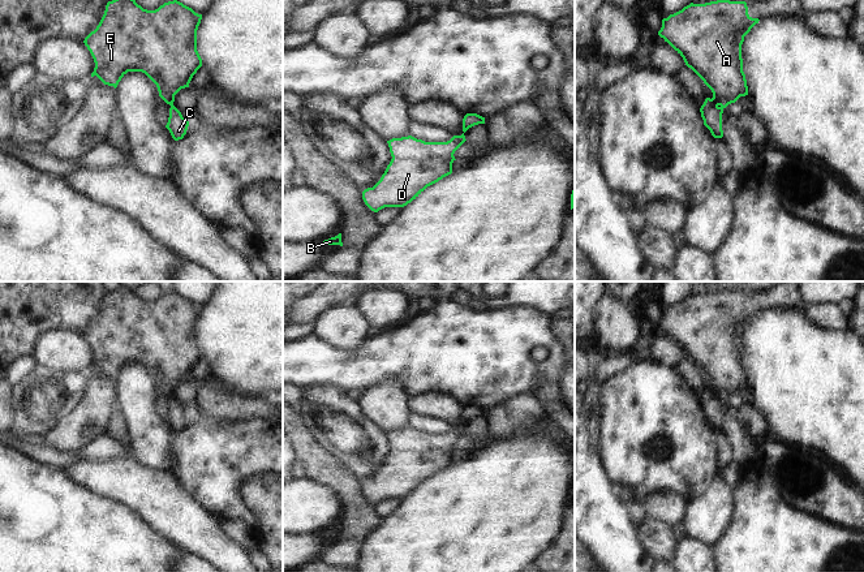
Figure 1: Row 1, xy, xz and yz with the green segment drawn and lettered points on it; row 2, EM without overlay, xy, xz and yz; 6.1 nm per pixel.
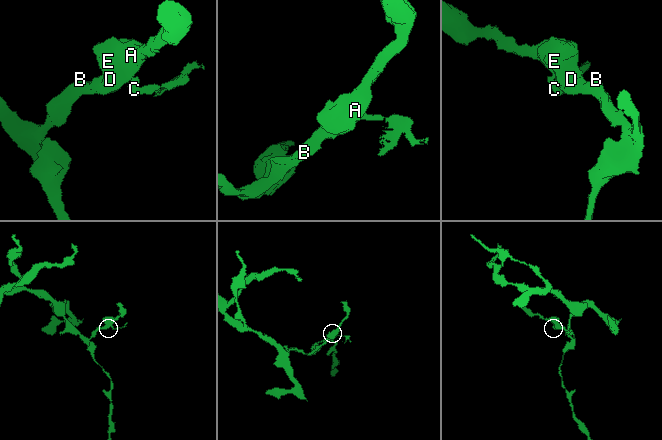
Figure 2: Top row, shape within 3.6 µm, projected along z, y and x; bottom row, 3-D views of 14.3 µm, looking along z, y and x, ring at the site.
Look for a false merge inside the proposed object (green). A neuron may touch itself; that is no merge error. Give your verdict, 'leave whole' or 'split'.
split

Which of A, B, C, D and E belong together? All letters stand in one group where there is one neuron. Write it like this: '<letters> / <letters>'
A B D E / C

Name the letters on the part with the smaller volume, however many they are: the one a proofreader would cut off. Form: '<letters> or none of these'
C

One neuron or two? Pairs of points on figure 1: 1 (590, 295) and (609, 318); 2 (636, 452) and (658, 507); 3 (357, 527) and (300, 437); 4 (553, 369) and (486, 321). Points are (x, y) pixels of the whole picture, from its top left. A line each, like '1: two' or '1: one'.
1: two
2: two
3: one
4: one

